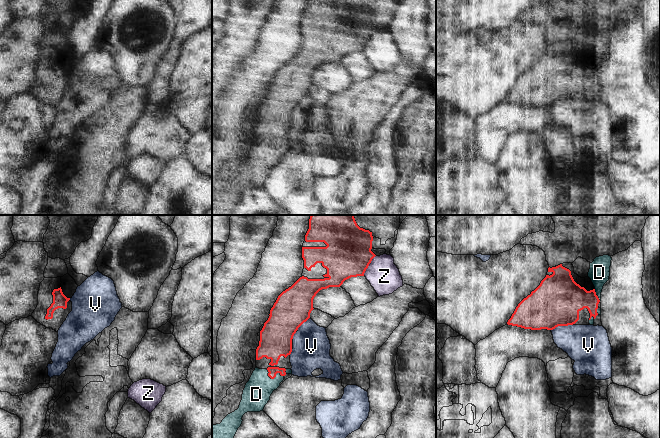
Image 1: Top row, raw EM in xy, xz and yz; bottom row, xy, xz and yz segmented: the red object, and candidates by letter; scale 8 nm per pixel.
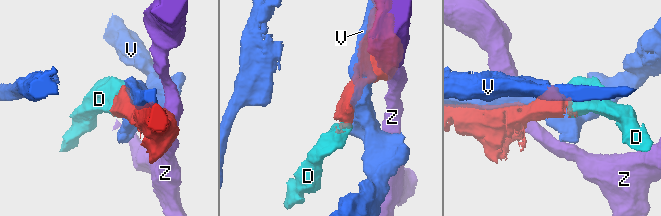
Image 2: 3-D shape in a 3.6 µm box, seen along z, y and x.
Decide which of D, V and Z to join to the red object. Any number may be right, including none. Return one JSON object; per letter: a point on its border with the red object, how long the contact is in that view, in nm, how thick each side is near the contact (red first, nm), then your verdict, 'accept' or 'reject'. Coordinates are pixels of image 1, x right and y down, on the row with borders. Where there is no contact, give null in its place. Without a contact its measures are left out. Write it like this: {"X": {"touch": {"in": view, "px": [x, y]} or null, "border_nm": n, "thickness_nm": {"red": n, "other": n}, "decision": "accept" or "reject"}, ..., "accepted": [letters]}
{"D": {"touch": {"in": "xz", "px": [273, 378]}, "border_nm": 160, "thickness_nm": {"red": 70, "other": 220}, "decision": "accept"}, "V": {"touch": {"in": "yz", "px": [561, 325]}, "border_nm": 180, "thickness_nm": {"red": 380, "other": 320}, "decision": "reject"}, "Z": {"touch": {"in": "xz", "px": [368, 265]}, "border_nm": 190, "thickness_nm": {"red": 380, "other": 260}, "decision": "reject"}, "accepted": ["D"]}

